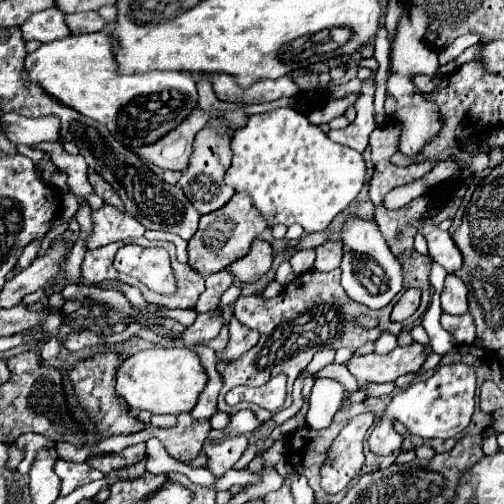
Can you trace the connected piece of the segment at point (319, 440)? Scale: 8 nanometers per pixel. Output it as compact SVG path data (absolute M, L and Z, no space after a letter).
M368 399L368 401L360 403L360 405L356 403L356 405L352 405L352 409L350 409L348 413L338 411L336 417L334 417L334 421L332 421L332 425L330 425L328 429L312 431L312 429L308 429L308 427L302 427L302 429L298 429L296 433L290 435L290 445L294 447L294 455L296 455L296 453L302 455L302 461L300 461L298 471L308 477L308 483L310 483L310 487L314 489L314 493L322 491L322 489L320 489L320 473L318 473L318 469L320 469L320 465L322 465L324 457L326 457L326 451L328 451L332 439L338 435L338 431L340 431L354 415L358 415L358 413L362 413L362 411L378 411L378 399Z

